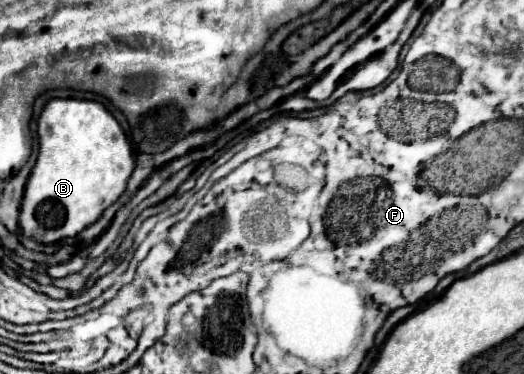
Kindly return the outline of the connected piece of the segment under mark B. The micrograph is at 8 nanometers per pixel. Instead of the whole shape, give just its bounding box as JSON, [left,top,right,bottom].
[20,99,134,245]

